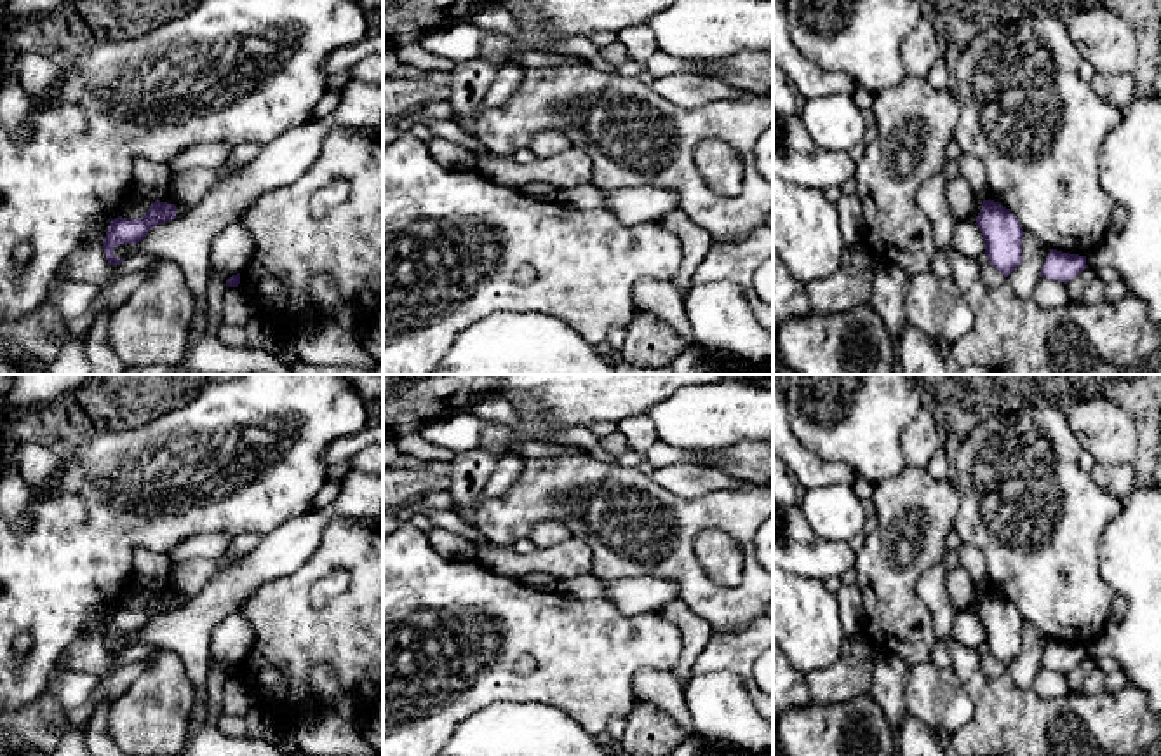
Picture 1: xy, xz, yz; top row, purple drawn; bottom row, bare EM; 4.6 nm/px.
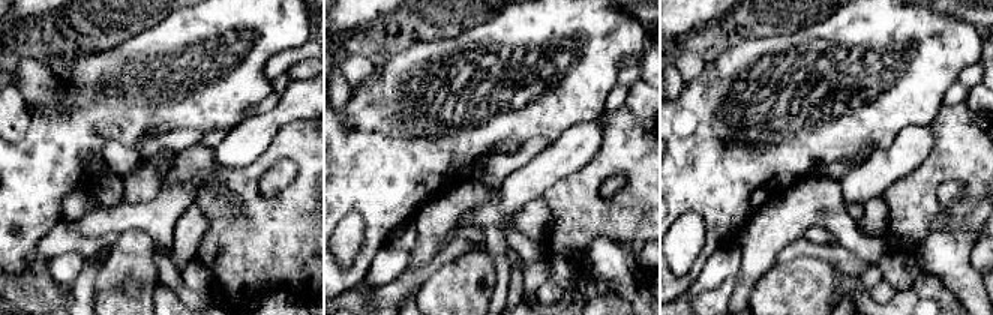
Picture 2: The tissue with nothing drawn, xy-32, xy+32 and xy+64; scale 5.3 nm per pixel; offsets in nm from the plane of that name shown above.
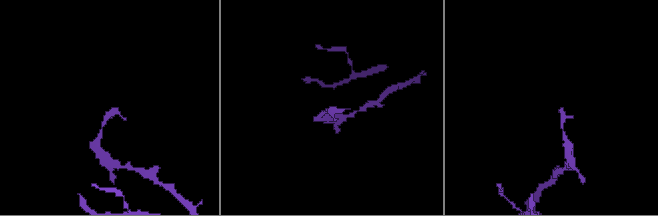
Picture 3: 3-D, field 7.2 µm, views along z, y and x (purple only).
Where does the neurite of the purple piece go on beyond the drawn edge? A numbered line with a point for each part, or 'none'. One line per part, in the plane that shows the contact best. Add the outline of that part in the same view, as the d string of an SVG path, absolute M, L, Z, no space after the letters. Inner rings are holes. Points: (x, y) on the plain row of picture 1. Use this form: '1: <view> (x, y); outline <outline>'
none

